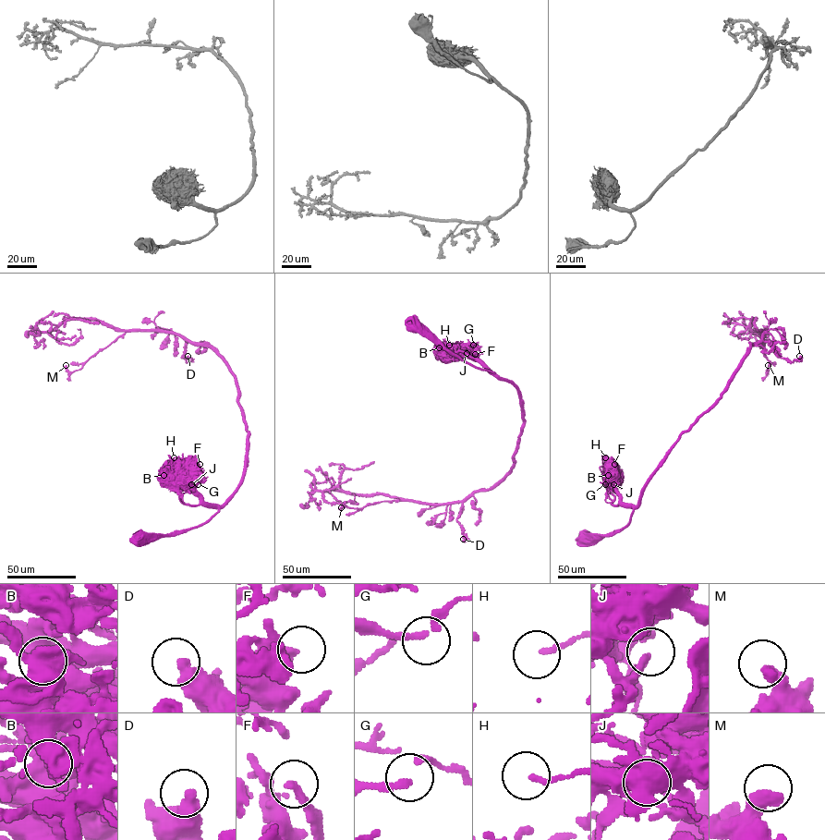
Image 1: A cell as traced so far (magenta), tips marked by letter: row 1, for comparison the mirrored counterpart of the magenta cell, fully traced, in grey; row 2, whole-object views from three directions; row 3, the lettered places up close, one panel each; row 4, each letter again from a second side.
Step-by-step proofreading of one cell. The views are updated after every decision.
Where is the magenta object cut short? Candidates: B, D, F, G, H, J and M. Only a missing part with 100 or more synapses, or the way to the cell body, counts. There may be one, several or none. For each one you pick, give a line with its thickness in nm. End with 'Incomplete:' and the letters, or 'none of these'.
Incomplete: none of these

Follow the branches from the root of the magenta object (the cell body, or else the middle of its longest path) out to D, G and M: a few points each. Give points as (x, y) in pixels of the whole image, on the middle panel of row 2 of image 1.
D: (415, 324), (518, 393), (523, 423), (514, 463), (495, 484), (463, 503), (456, 518), (463, 539)
G: (415, 324), (419, 323), (463, 359), (493, 372), (462, 351), (467, 345), (473, 345)
M: (415, 324), (517, 389), (523, 423), (511, 468), (490, 488), (456, 503), (341, 507)

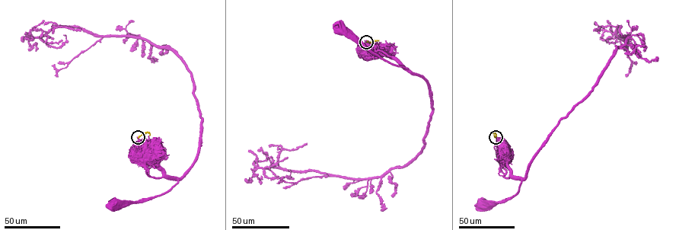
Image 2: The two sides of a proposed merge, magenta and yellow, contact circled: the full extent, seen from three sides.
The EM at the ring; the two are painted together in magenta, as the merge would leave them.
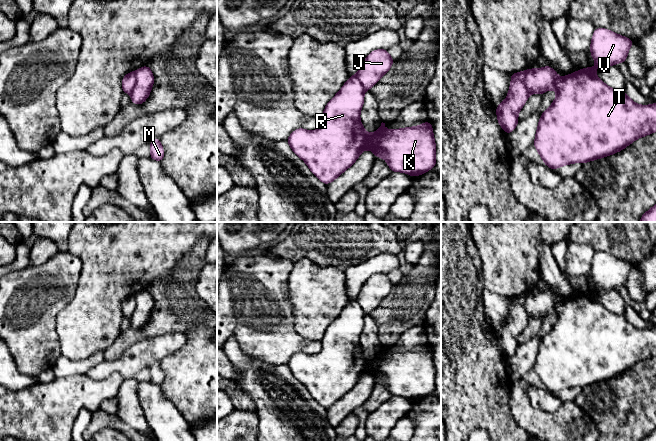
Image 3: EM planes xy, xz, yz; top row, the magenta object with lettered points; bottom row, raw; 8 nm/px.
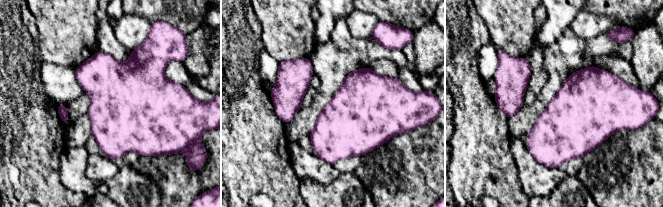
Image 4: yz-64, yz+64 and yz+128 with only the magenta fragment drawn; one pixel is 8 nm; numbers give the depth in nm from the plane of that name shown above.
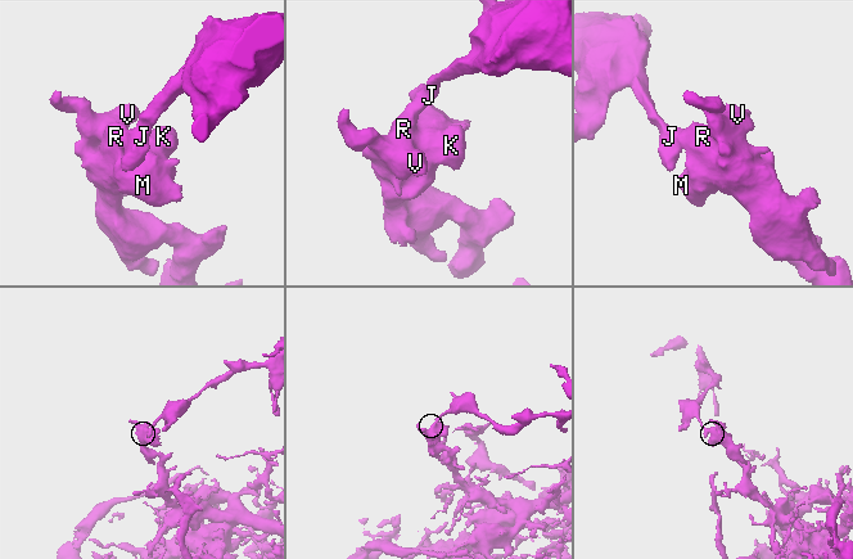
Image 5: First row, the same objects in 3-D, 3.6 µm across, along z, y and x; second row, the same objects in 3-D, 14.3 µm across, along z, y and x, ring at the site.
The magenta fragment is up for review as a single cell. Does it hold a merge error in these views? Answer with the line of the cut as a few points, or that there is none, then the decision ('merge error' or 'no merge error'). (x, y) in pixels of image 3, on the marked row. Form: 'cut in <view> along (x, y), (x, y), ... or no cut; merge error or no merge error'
cut in yz along (525, 70), (524, 85), (529, 94); merge error

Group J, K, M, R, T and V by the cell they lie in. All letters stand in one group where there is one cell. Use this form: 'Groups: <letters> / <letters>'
Groups: J / K M R T V

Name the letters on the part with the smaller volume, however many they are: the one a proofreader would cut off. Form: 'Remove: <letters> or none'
Remove: J

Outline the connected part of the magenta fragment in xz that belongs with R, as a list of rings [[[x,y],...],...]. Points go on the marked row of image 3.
[[[356,75],[350,76],[325,106],[319,129],[298,128],[287,138],[310,171],[328,185],[352,166],[364,150],[373,151],[375,158],[384,158],[391,171],[412,177],[435,167],[436,143],[428,120],[420,126],[395,130],[386,129],[382,122],[375,133],[365,131],[360,121],[365,91]]]

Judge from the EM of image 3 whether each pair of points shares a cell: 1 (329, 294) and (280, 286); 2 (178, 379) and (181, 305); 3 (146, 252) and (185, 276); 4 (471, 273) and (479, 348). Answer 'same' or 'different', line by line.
1: different
2: different
3: different
4: same

